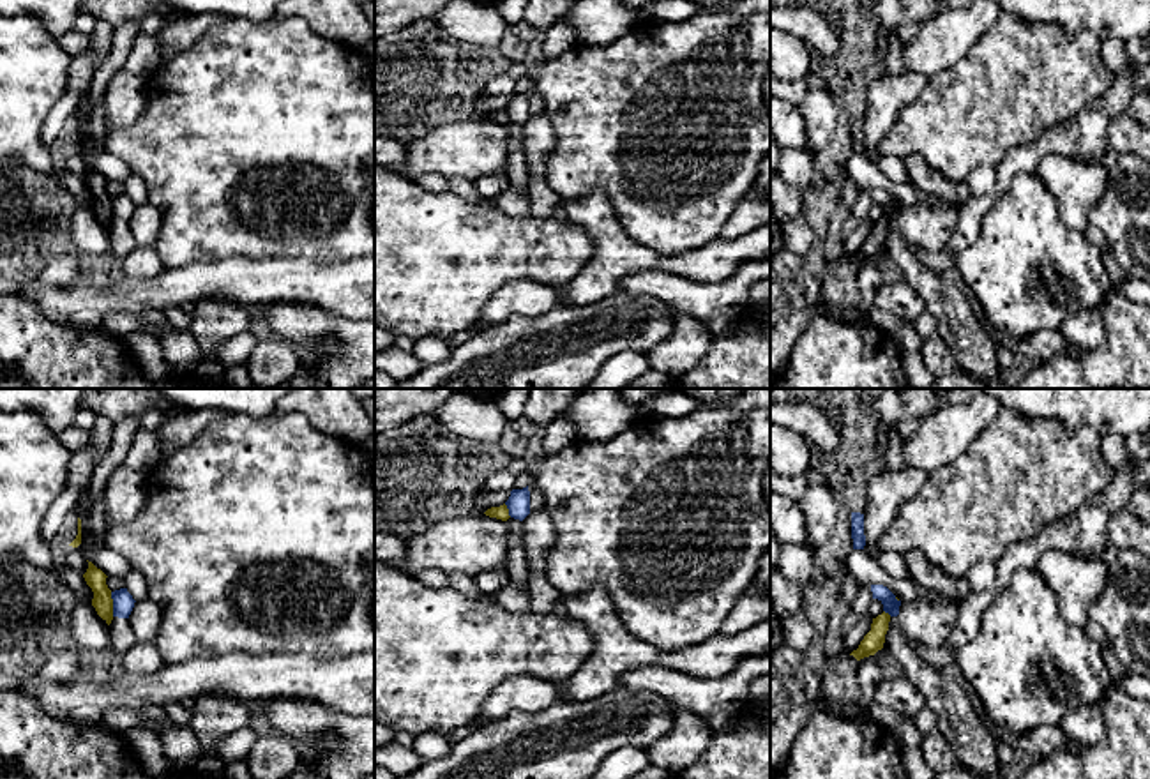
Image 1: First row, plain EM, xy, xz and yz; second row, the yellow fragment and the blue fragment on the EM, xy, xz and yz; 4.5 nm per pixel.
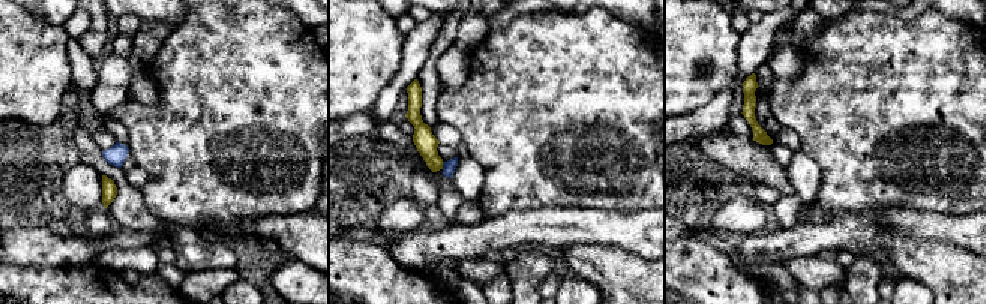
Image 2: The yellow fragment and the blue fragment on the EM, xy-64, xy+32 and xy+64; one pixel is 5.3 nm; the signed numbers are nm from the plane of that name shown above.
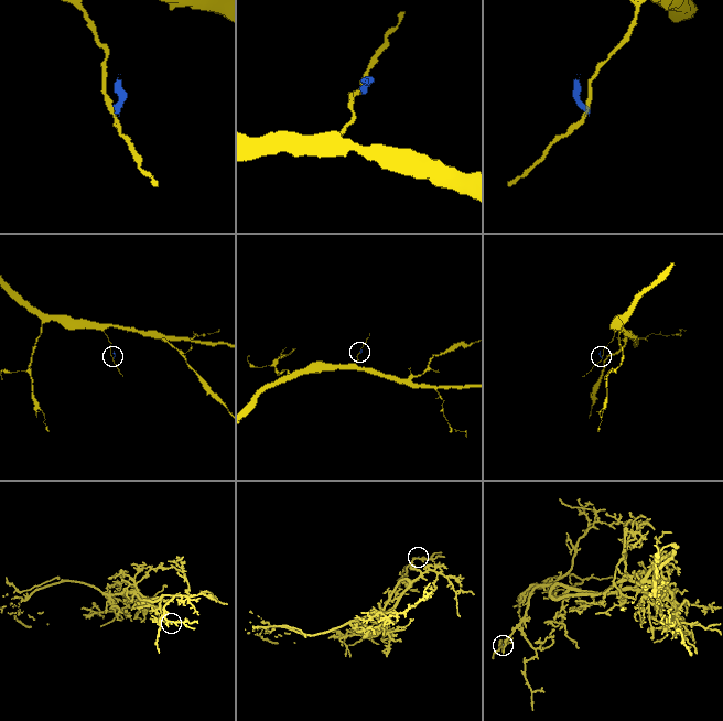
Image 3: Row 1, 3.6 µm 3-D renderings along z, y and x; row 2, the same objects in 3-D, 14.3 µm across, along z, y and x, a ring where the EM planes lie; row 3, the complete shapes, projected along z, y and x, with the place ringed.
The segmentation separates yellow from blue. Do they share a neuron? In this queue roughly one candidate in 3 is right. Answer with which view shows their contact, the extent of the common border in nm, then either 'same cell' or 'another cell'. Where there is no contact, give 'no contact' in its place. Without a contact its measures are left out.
meets yellow in xy; contact 110 nm long; another cell

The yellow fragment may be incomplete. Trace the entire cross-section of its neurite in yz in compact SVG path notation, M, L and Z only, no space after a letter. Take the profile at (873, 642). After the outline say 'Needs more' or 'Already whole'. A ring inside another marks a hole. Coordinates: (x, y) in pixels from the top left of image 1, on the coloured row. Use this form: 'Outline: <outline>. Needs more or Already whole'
Outline: M885 611L876 618L873 618L871 631L864 636L859 648L853 650L850 655L860 661L881 650L885 643L885 634L889 631L889 622L890 622L890 615Z. Already whole

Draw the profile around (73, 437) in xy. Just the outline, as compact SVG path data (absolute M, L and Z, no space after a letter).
M69 426L58 435L60 442L71 450L85 447L90 440L90 435L78 426Z

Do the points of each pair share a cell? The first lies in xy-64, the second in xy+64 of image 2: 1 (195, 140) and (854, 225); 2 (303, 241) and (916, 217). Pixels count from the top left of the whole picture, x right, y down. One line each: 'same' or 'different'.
1: different
2: same

